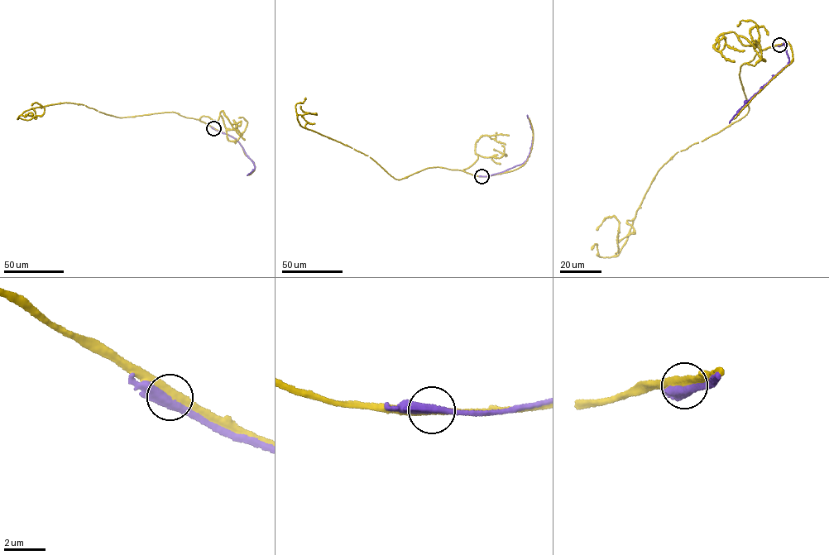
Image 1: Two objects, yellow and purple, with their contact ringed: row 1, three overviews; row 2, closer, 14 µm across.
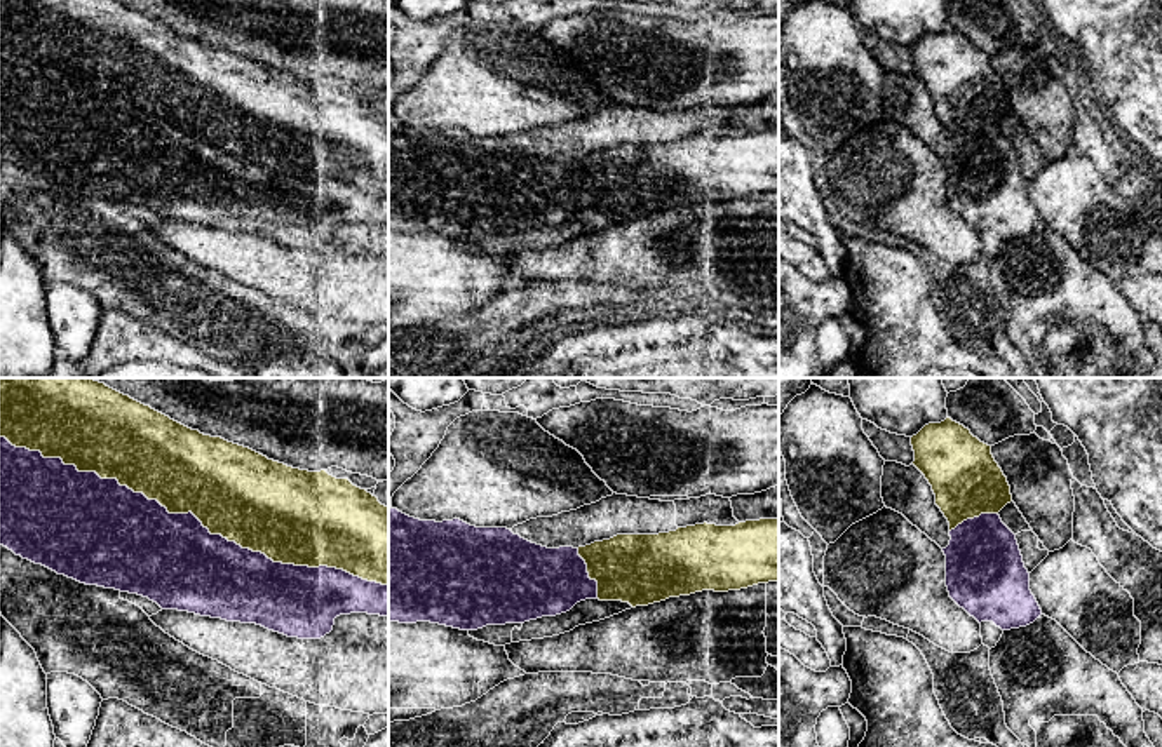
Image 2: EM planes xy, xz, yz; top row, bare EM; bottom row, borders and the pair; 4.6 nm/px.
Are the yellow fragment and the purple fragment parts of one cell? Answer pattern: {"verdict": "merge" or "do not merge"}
{"verdict": "do not merge"}

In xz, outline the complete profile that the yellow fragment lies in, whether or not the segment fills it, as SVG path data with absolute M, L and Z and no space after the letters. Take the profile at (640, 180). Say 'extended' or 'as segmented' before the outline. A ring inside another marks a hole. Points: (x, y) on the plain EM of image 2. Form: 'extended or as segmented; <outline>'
as segmented; M779 129L746 131L735 136L695 134L659 145L617 145L578 157L591 190L598 192L599 211L622 211L632 218L702 200L728 202L779 190Z

